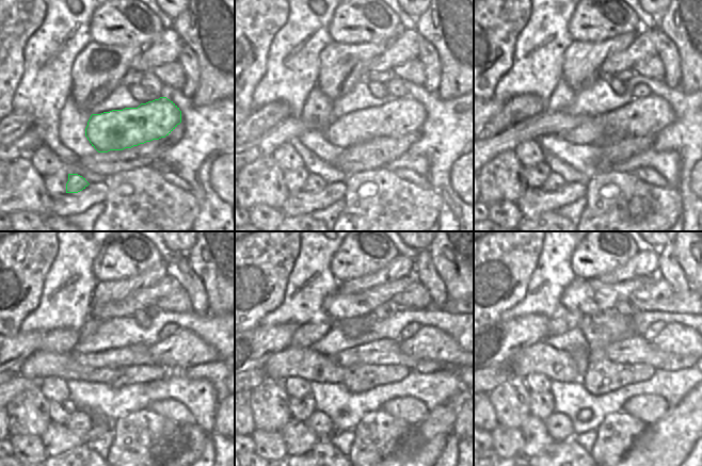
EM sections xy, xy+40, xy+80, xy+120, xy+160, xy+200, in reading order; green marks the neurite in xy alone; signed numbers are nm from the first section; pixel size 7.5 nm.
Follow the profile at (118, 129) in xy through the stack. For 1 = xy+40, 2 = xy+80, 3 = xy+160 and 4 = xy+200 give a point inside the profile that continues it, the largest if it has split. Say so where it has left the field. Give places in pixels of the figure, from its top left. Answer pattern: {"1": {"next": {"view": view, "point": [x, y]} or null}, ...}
{"1": {"next": {"view": "xy+40", "point": [396, 118]}}, "2": {"next": {"view": "xy+80", "point": [647, 116]}}, "3": {"next": {"view": "xy+160", "point": [429, 342]}}, "4": {"next": {"view": "xy+200", "point": [675, 338]}}}

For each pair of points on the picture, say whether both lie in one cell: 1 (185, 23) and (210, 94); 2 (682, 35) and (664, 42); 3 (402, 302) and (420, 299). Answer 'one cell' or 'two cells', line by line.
1: one cell
2: two cells
3: one cell

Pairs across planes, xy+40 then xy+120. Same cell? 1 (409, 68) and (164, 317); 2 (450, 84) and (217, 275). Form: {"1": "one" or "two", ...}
{"1": "two", "2": "one"}

